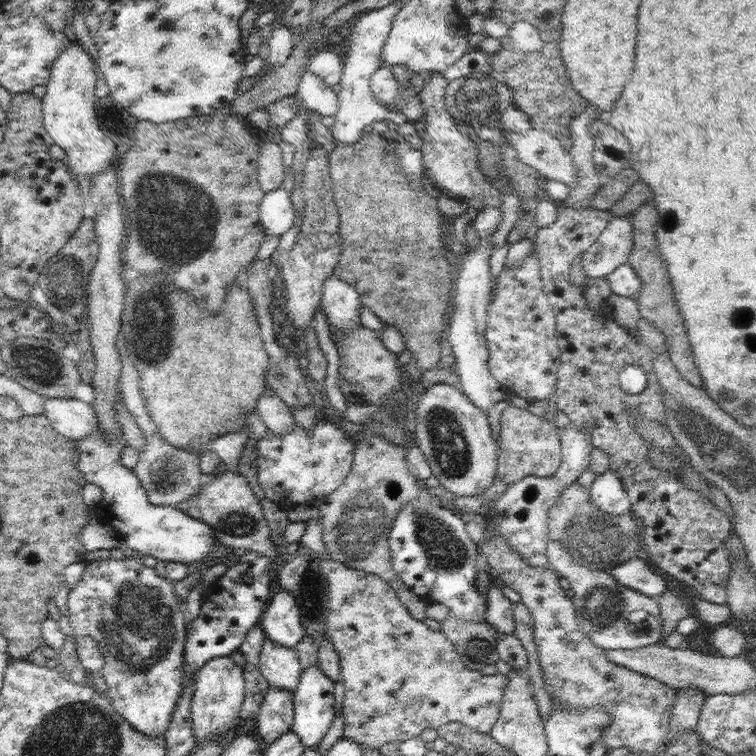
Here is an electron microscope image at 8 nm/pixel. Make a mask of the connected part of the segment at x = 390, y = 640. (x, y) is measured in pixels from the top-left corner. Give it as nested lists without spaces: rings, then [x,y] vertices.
[[[332,559],[321,560],[320,569],[326,575],[329,588],[325,634],[341,658],[341,681],[345,686],[344,737],[379,749],[388,742],[401,743],[420,737],[420,732],[426,728],[442,730],[452,721],[462,722],[478,732],[491,732],[508,685],[507,675],[487,676],[468,668],[447,636],[441,630],[431,629],[424,621],[416,620],[392,586],[380,576]]]

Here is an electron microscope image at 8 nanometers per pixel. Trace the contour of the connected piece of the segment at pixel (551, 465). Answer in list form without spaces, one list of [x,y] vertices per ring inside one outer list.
[[[511,404],[504,408],[500,418],[497,479],[514,484],[530,475],[552,478],[562,460],[561,436],[554,423],[549,415],[536,415],[529,409],[522,410]]]

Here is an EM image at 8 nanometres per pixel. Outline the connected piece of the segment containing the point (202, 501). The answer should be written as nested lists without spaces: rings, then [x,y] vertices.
[[[234,471],[214,472],[204,478],[199,493],[196,495],[197,510],[204,524],[214,530],[218,543],[232,547],[234,550],[258,552],[274,560],[276,550],[272,542],[272,533],[268,528],[259,498],[254,496],[248,480]]]

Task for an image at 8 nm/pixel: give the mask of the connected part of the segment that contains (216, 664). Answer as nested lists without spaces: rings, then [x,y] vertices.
[[[230,655],[214,657],[196,671],[196,684],[190,704],[190,718],[196,742],[214,737],[216,733],[234,733],[241,725],[240,711],[245,696],[245,680],[242,667]]]

